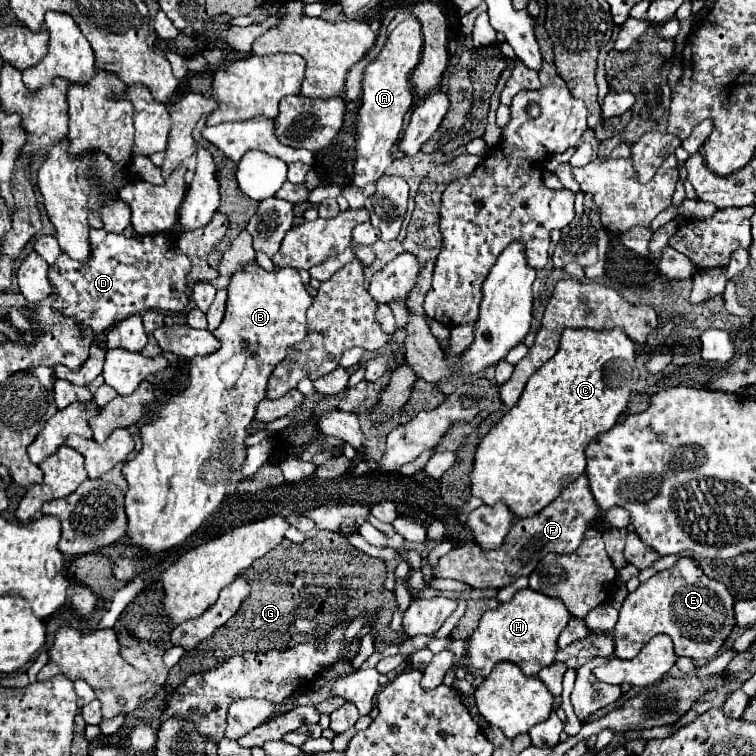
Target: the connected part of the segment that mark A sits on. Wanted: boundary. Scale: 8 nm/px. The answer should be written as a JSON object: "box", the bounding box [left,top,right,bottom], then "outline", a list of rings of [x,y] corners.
{"box":[355,16,423,186],"outline":[[[415,16],[405,18],[395,26],[389,34],[381,54],[367,64],[363,74],[363,92],[361,92],[361,106],[357,110],[357,128],[355,128],[355,186],[365,186],[381,178],[381,174],[393,164],[393,146],[399,140],[403,130],[403,120],[407,110],[413,106],[413,86],[411,74],[421,62],[423,50],[423,34],[421,22]]]}

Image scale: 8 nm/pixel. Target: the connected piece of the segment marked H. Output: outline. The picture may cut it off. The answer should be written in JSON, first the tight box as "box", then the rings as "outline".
{"box":[467,588,571,676],"outline":[[[523,588],[519,590],[511,602],[501,604],[497,610],[487,610],[481,616],[477,634],[469,638],[467,648],[467,668],[473,674],[487,676],[497,662],[509,660],[515,662],[523,674],[535,676],[541,668],[553,664],[557,654],[557,638],[561,630],[567,626],[571,614],[565,610],[565,604],[559,598],[549,598],[541,592]]]}

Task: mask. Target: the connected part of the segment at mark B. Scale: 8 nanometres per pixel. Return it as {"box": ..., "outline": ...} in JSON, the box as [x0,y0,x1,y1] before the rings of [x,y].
{"box":[121,264,313,554],"outline":[[[249,264],[243,272],[231,278],[227,292],[225,318],[213,332],[221,342],[221,348],[209,356],[193,358],[189,362],[185,390],[173,394],[163,404],[149,408],[149,418],[139,426],[143,448],[133,460],[125,462],[121,470],[129,486],[125,492],[127,536],[131,546],[147,554],[161,554],[181,544],[219,510],[227,496],[231,476],[239,472],[245,462],[249,424],[255,418],[257,402],[265,400],[271,372],[287,356],[287,350],[307,336],[307,310],[313,306],[313,296],[305,290],[297,270],[275,268],[273,272],[267,272],[257,264]]]}

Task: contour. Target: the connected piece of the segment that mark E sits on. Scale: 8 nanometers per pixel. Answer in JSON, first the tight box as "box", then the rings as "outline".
{"box":[613,558,733,660],"outline":[[[681,558],[673,570],[657,572],[625,598],[613,630],[615,656],[623,660],[635,658],[653,636],[669,634],[679,656],[713,658],[733,630],[733,622],[733,596],[727,586],[707,578],[693,560]]]}

